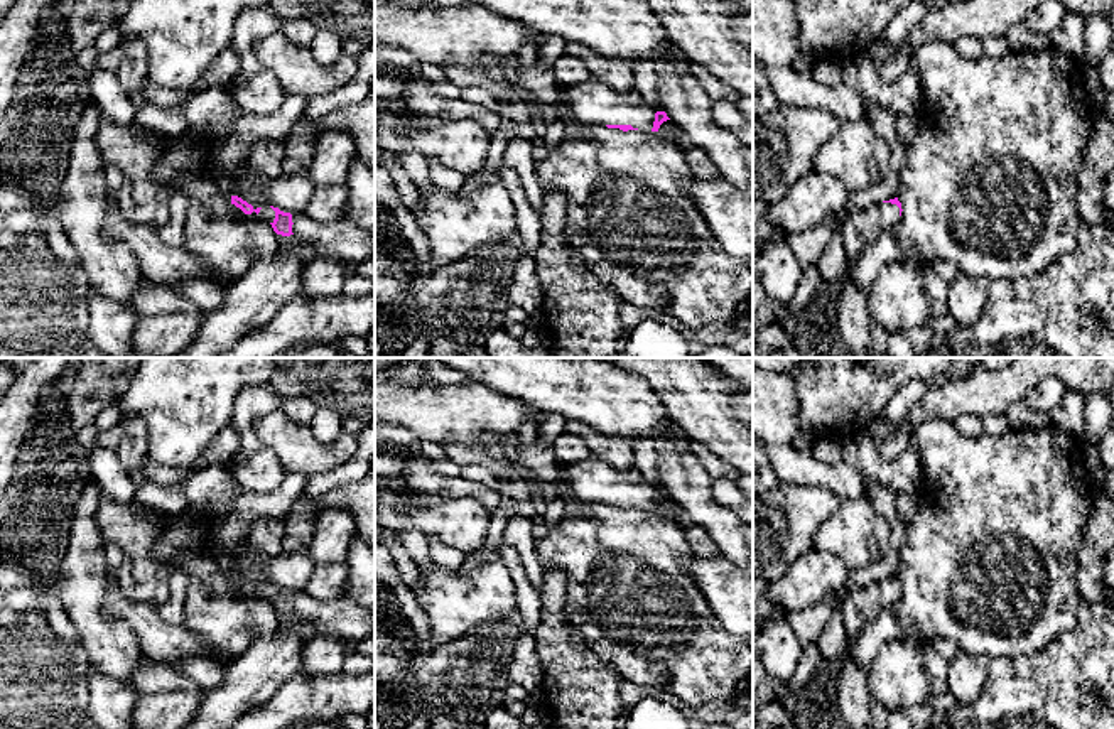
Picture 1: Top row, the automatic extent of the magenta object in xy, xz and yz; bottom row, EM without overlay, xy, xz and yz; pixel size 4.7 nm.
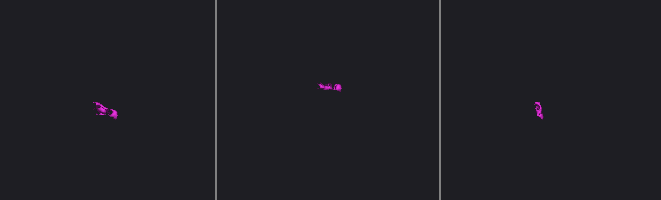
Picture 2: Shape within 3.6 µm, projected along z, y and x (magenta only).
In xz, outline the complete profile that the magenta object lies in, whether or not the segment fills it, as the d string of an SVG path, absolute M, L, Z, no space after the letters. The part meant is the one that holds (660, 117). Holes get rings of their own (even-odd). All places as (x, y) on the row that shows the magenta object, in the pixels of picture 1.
M598 79L567 88L564 96L574 122L581 125L604 125L623 132L658 132L660 125L670 120L665 111L628 94L619 94Z

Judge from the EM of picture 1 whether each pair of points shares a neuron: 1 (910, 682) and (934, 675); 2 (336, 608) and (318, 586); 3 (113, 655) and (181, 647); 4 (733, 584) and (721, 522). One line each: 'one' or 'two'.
1: two
2: two
3: two
4: two

